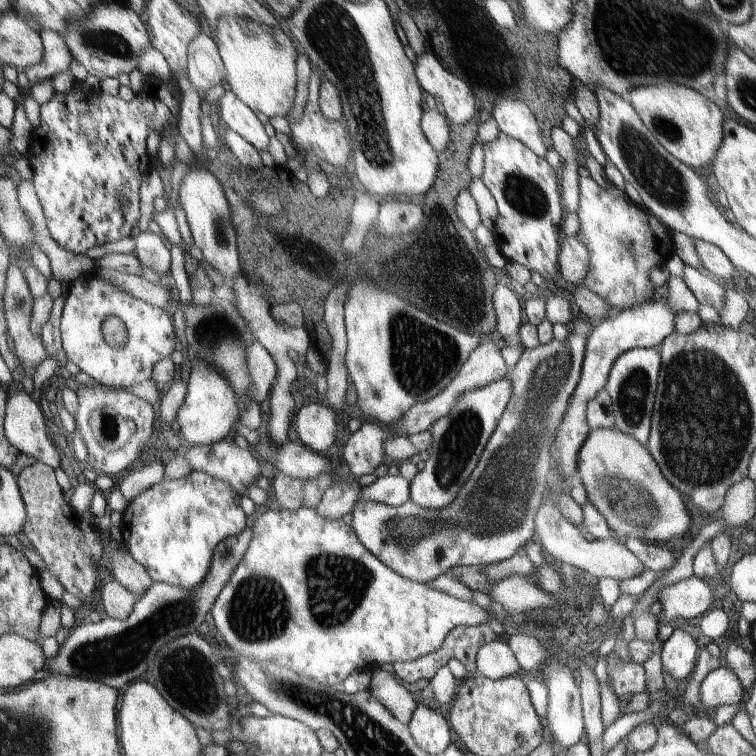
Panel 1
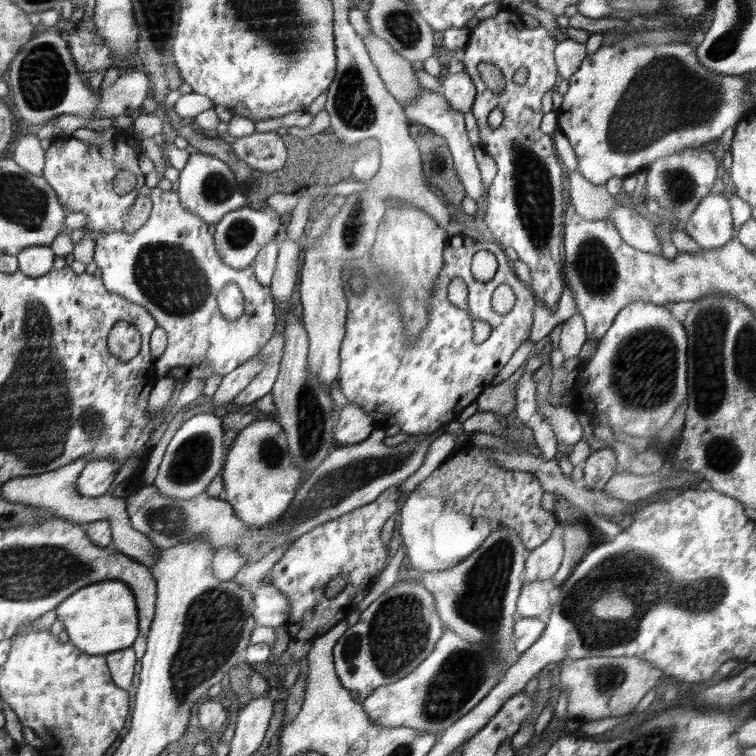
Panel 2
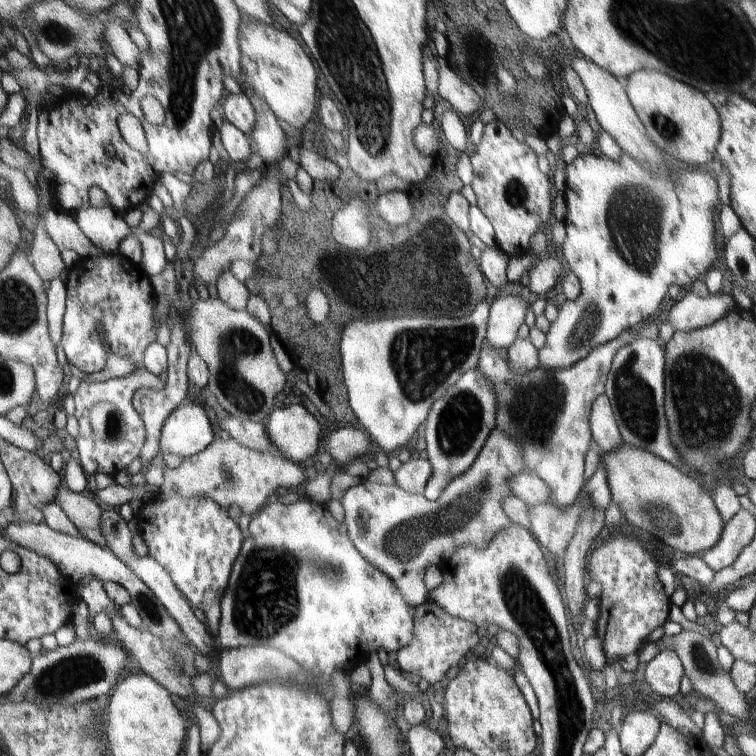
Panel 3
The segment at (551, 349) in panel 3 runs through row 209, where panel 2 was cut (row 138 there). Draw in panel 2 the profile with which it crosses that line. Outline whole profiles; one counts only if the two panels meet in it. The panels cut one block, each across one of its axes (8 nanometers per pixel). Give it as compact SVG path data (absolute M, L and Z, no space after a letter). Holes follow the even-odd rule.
M625 39L612 46L601 46L580 63L580 68L570 77L569 89L563 95L563 102L557 111L558 129L566 136L569 144L574 150L578 162L578 173L582 174L588 182L595 186L604 186L606 181L612 177L626 178L640 171L645 171L654 160L664 156L671 156L680 150L699 149L700 144L721 139L728 128L737 127L746 114L744 110L744 96L749 94L747 79L740 75L721 75L716 71L708 69L698 60L696 49L686 43L681 44L642 44L634 40Z

